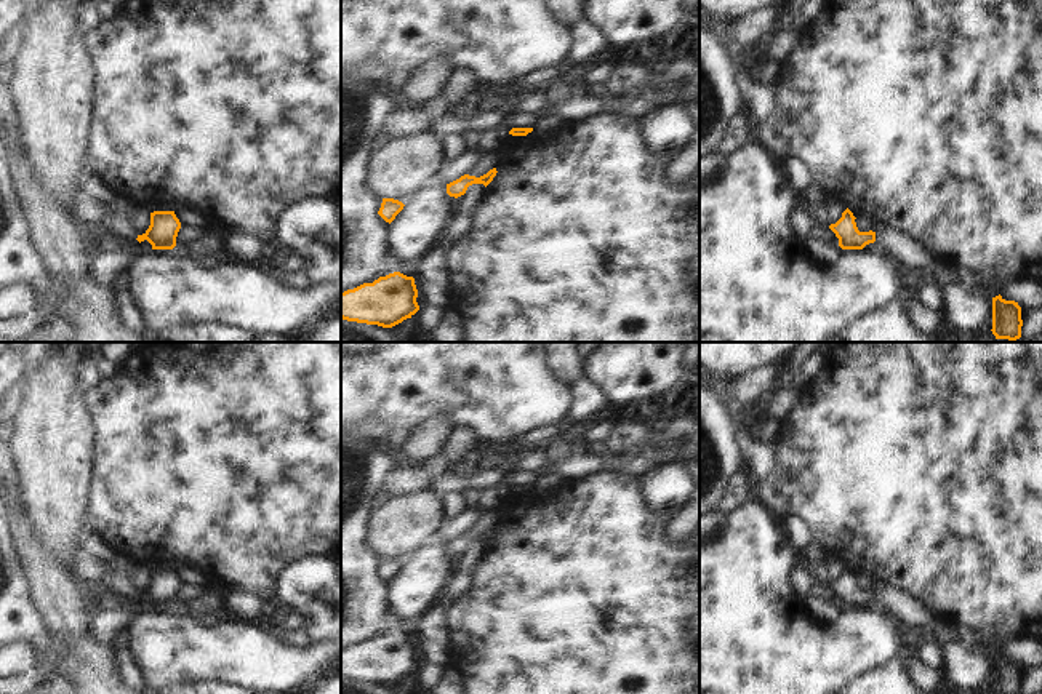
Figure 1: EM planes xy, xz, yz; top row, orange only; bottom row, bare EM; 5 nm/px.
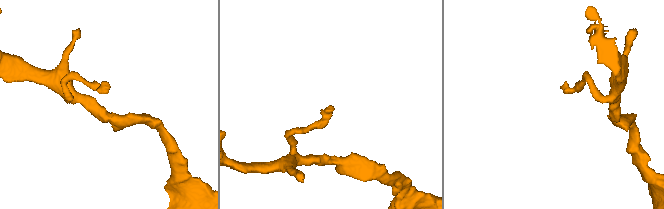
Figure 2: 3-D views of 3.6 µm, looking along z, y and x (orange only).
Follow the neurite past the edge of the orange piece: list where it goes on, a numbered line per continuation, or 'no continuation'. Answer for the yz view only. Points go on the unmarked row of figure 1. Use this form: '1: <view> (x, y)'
no continuation

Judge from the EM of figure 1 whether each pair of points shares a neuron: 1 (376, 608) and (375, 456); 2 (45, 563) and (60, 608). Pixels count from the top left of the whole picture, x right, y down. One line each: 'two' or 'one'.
1: one
2: one

